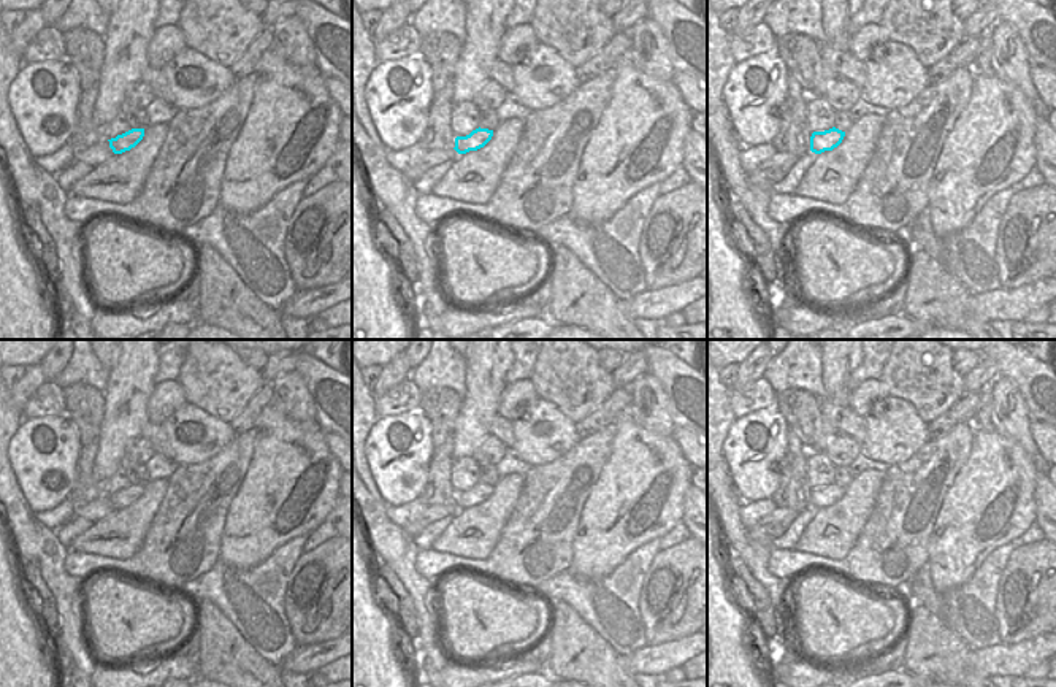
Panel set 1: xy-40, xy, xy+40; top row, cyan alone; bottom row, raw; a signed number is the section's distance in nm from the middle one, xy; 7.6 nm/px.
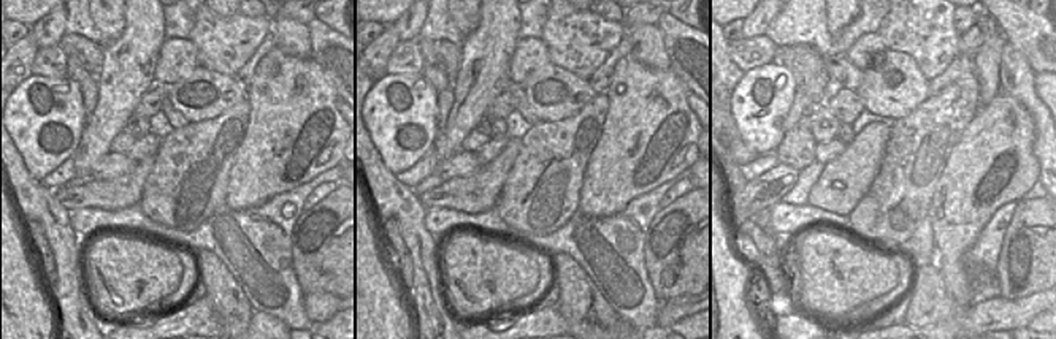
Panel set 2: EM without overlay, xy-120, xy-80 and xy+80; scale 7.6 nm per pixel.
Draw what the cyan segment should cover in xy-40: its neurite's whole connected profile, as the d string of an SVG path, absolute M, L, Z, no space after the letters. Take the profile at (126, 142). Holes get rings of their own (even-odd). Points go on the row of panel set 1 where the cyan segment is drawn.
M132 129L116 138L108 140L114 154L122 154L135 148L144 136L144 129Z

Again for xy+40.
M836 127L825 132L813 132L810 136L810 151L815 154L832 151L842 143L844 136L845 136L845 132Z

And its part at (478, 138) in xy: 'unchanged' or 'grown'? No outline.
unchanged

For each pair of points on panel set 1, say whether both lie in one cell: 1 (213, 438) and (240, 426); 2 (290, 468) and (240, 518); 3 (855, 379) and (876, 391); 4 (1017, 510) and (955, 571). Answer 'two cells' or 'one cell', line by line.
1: two cells
2: one cell
3: two cells
4: one cell

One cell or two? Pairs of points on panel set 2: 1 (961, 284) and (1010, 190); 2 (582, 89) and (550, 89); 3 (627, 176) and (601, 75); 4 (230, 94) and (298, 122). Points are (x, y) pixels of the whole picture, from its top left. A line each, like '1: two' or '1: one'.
1: one
2: one
3: two
4: two

